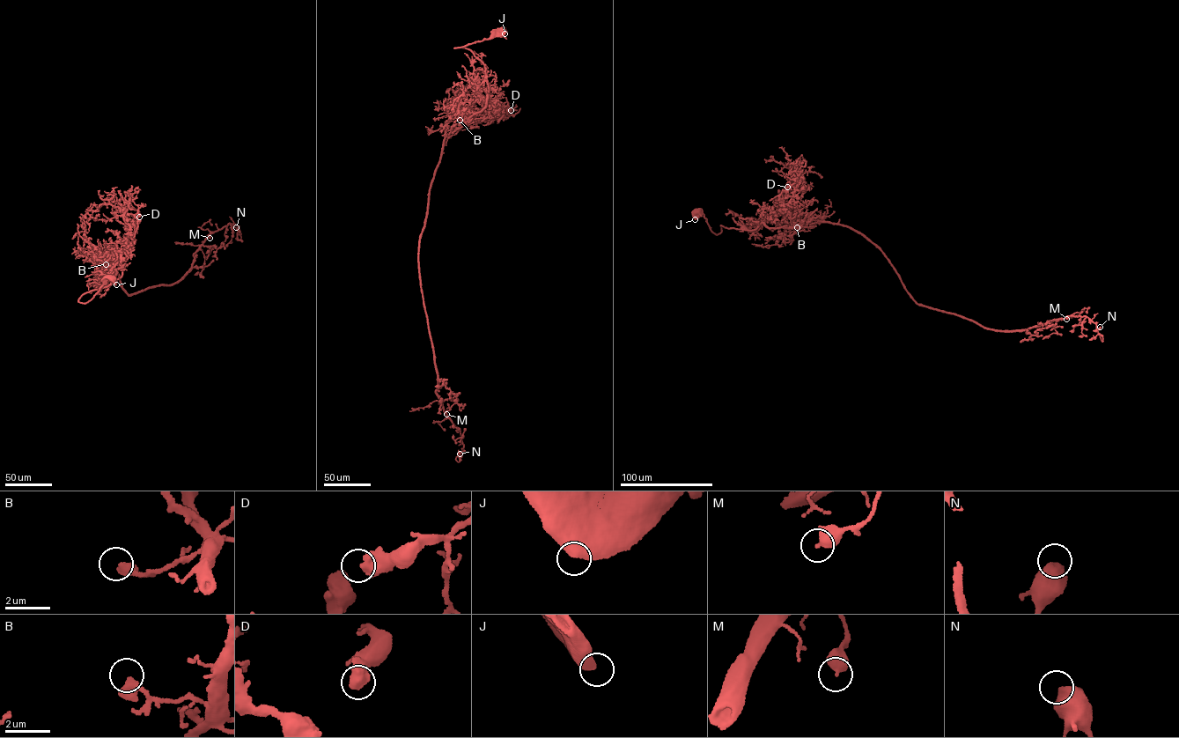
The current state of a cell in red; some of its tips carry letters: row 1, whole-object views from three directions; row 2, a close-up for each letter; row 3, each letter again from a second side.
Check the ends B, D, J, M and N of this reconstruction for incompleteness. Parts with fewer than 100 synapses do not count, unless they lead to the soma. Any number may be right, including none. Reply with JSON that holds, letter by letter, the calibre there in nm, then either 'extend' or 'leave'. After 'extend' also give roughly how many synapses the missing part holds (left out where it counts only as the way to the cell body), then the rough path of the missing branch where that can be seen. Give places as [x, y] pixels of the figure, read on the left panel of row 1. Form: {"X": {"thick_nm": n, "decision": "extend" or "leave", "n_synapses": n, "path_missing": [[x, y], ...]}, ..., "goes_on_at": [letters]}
{"B": {"thick_nm": 480, "decision": "leave"}, "D": {"thick_nm": 600, "decision": "leave"}, "J": {"thick_nm": 600, "decision": "leave"}, "M": {"thick_nm": 480, "decision": "leave"}, "N": {"thick_nm": 650, "decision": "leave"}, "goes_on_at": []}

